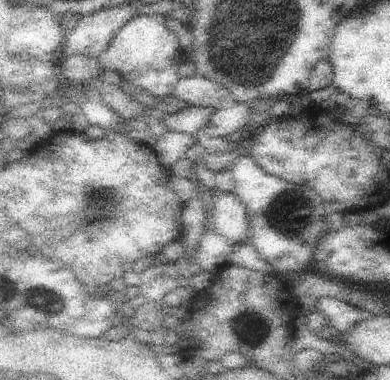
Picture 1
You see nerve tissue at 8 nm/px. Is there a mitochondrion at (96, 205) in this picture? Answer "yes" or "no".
yes

